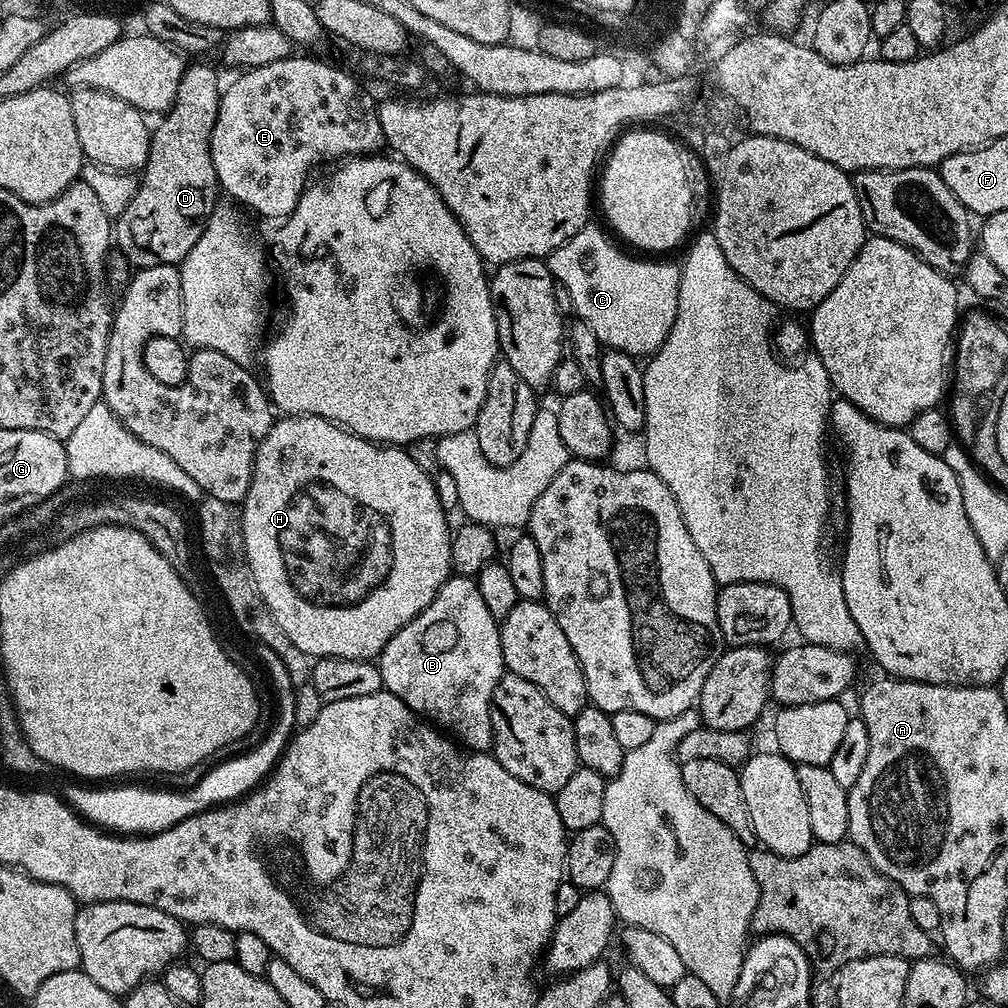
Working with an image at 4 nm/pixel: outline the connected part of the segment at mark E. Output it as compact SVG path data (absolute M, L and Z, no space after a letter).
M293 54L266 66L241 71L237 76L240 77L229 88L227 85L223 89L210 141L210 154L219 187L223 191L225 188L233 196L233 201L238 200L253 208L260 216L288 217L304 193L310 180L308 171L315 164L371 156L385 147L376 113L377 101L368 97L367 90L350 73L324 60Z

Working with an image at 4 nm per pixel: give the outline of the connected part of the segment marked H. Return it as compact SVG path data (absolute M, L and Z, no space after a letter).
M288 414L277 419L272 428L262 438L256 451L252 467L252 481L248 487L246 498L242 501L240 524L244 528L244 553L256 583L256 589L264 604L270 610L274 622L282 626L286 638L294 642L308 657L350 658L351 660L375 661L380 651L438 594L438 590L448 580L452 572L452 533L448 528L448 516L444 513L444 504L440 501L440 492L428 472L411 456L411 451L400 446L377 444L353 436L331 420L323 420L321 416L302 416Z

